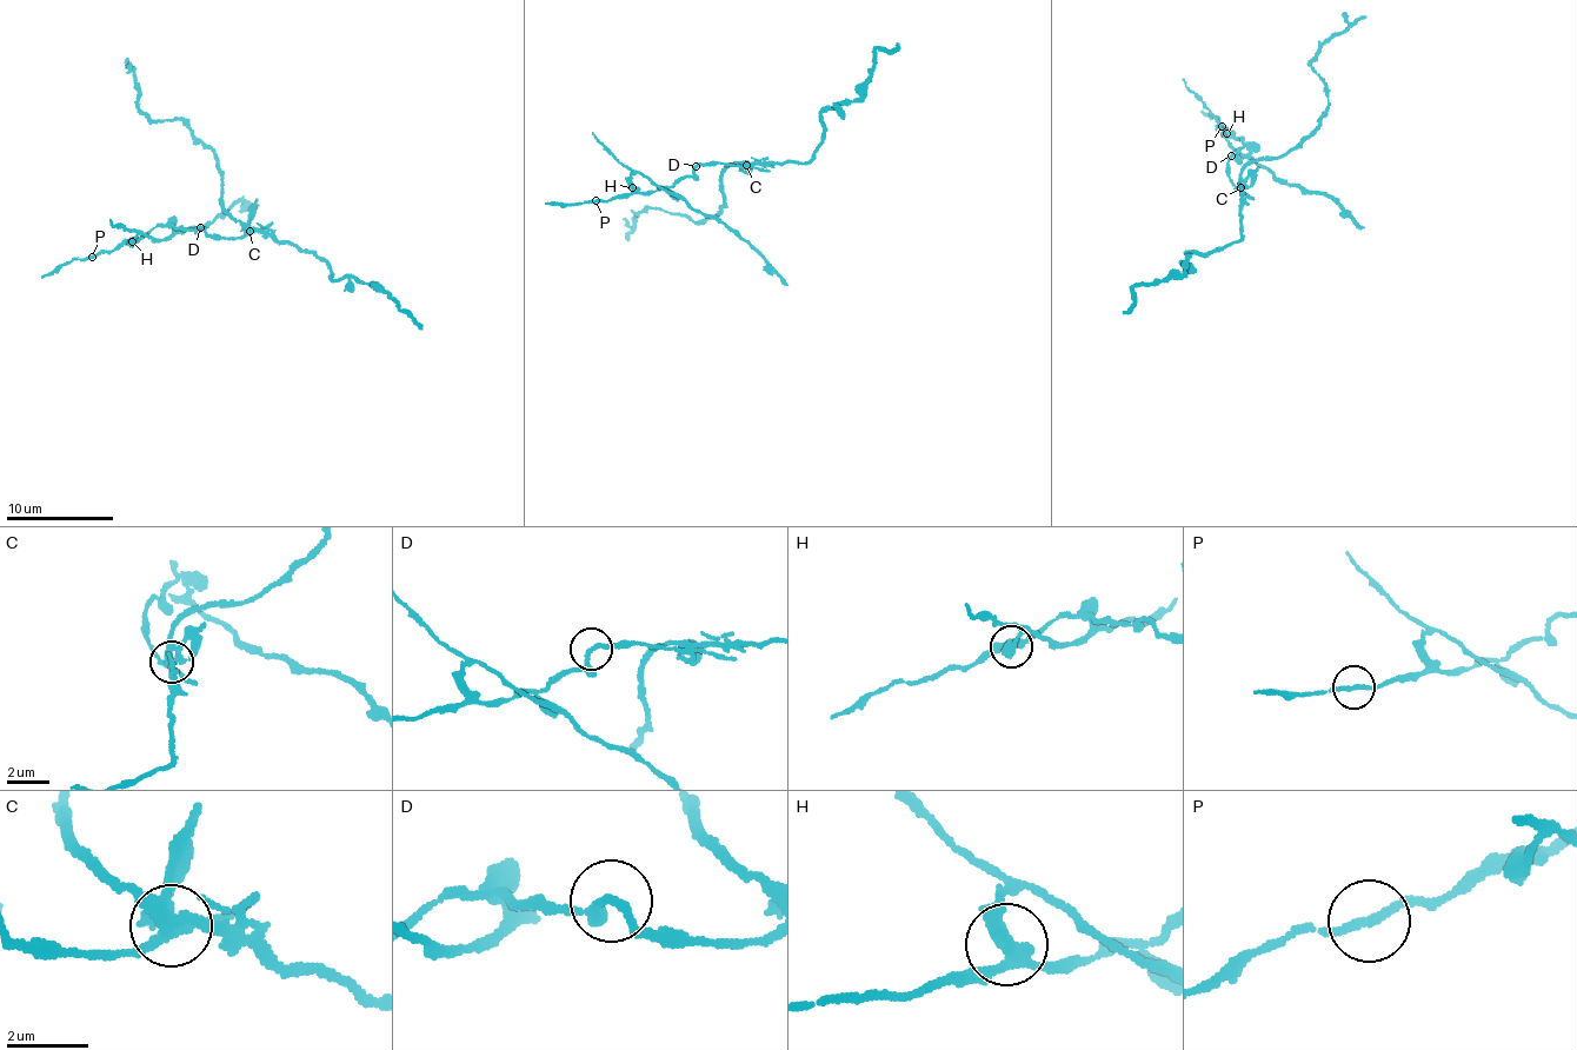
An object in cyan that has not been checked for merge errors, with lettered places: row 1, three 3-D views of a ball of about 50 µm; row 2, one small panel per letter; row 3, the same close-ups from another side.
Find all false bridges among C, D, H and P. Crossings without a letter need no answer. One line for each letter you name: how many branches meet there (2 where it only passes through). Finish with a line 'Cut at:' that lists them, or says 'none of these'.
C: Branches: 6
H: Branches: 3
Cut at: C, H

